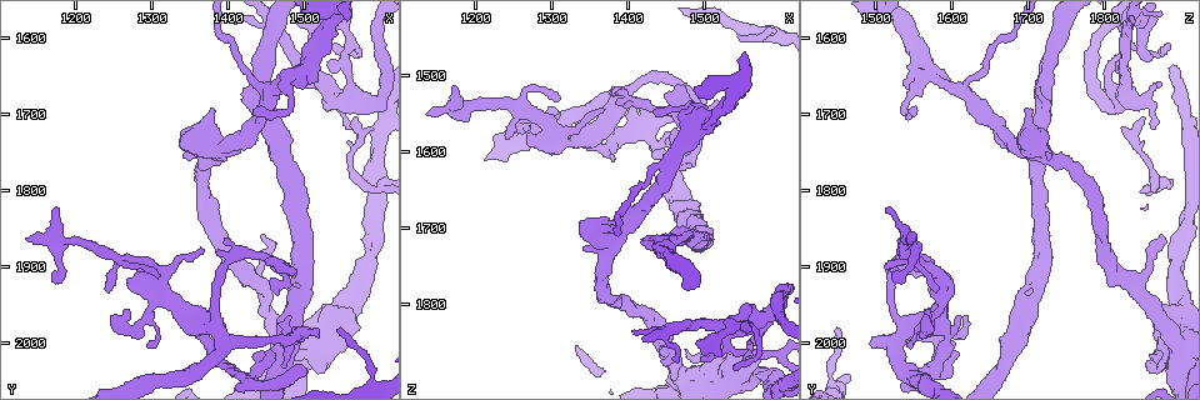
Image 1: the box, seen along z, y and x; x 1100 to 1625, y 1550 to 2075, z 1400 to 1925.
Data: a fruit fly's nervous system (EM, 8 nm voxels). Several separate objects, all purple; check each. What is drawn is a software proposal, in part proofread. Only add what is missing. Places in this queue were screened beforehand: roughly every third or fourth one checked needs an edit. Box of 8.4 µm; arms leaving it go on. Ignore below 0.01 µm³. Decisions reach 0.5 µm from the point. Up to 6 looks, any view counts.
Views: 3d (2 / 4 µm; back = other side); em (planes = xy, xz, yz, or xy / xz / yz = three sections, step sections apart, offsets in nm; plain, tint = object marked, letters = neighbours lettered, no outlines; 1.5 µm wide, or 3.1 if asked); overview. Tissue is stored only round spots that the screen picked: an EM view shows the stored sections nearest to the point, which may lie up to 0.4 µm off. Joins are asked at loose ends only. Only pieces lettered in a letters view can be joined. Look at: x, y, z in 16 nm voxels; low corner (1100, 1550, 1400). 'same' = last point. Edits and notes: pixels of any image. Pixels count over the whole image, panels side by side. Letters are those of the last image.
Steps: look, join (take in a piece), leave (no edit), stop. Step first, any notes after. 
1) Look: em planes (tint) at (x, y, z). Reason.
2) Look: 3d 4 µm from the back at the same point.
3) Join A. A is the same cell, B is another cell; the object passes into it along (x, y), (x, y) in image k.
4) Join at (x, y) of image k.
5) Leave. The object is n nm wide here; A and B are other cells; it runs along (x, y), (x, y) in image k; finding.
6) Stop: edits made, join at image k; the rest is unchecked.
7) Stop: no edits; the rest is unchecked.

Look: em planes (letters) at (1545, 1985, 1450).

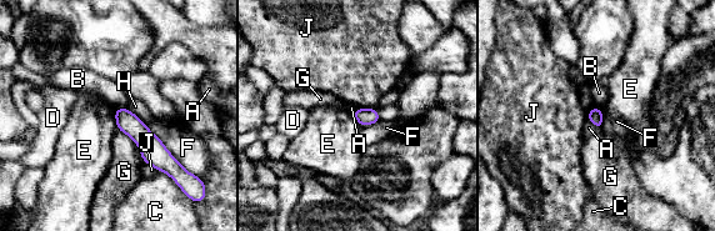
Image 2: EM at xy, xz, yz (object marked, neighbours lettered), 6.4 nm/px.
Leave. The longest contact is with F, 420 nm; A, B, C, D, E, F, G, H and J are other cells; none of them fits.

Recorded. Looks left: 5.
Look: em planes (letters) at (1500, 2045, 1525).

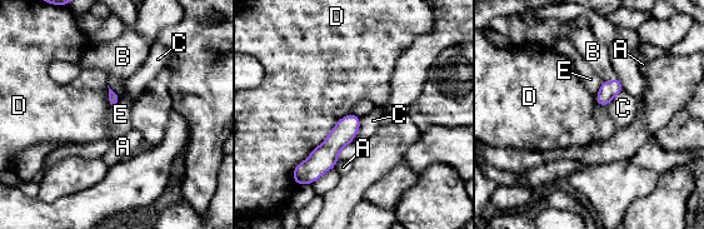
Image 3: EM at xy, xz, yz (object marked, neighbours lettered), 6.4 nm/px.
Join B. B is the same cell, A, C, D and E are other cells; the object passes into it along (608, 90), (609, 81), (594, 53) in image 3; it goes on there.

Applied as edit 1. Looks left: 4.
Look: 3d 4 µm at (1135, 1860, 1550). Branch stops here.

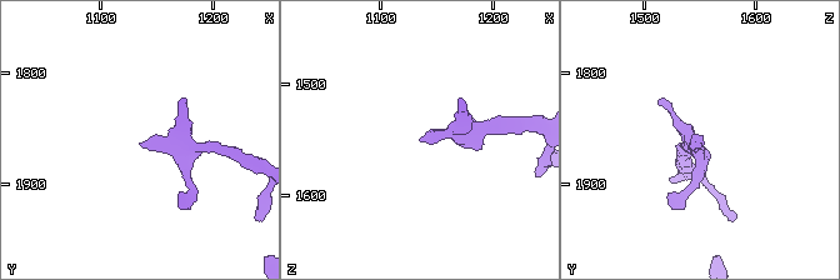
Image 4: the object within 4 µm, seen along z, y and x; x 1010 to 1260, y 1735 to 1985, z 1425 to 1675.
Look: em yz step 4 (tint) at (1136, 1862, 1550).

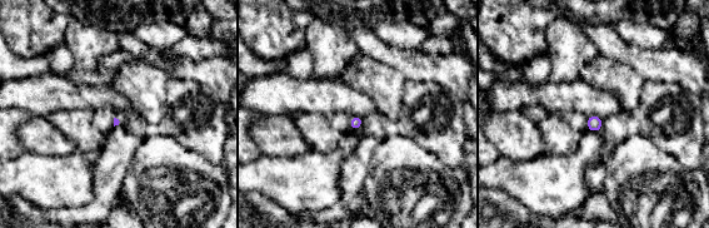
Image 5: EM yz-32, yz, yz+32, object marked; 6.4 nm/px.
Look: em yz step 4 (letters) at the same point.

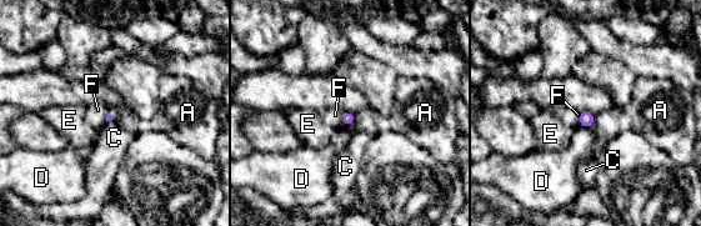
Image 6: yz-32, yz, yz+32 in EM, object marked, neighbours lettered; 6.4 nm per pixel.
Leave. A, C, D, E and F are other cells; a border runs along (344, 112), (343, 126) in image 6; none of them fits.

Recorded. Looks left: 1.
Stop: edits made, join at image 3; the rest is unchecked.

